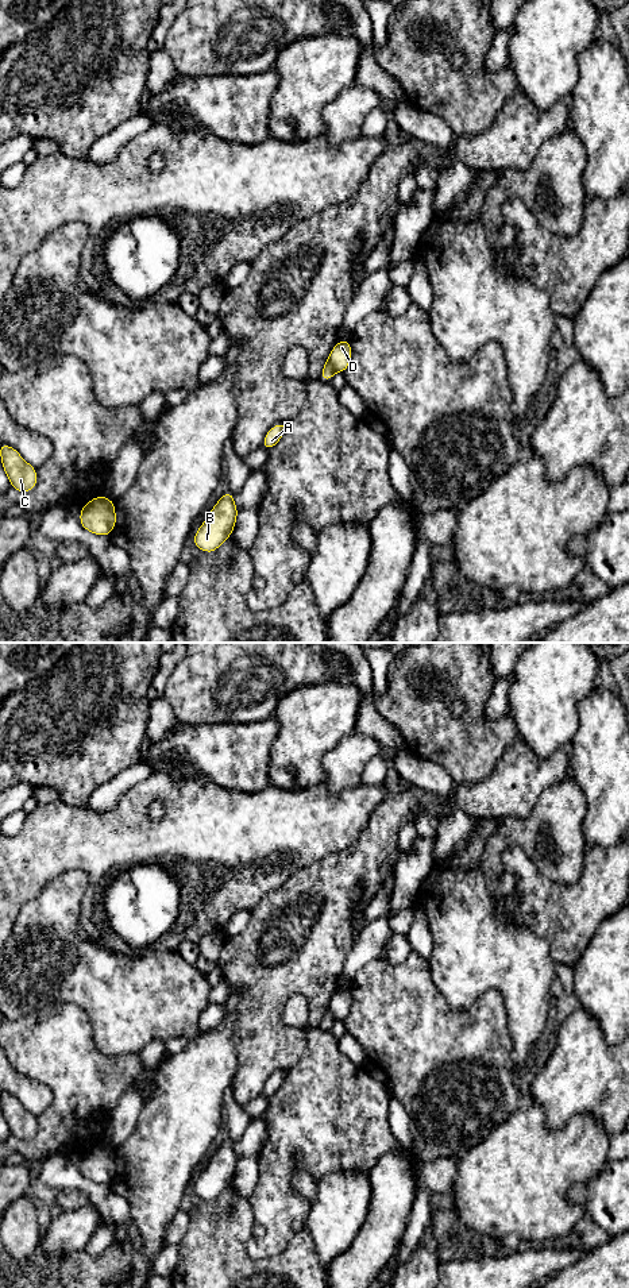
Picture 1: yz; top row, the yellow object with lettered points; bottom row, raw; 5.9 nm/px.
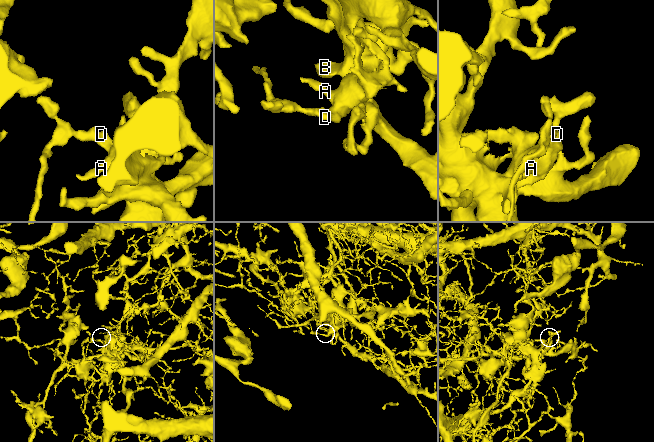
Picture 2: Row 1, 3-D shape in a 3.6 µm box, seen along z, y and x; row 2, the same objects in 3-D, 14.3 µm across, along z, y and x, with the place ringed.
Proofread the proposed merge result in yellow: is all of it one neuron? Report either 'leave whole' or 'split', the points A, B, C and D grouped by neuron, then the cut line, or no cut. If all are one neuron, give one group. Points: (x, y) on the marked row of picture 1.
split; A / B C D; cut in yz along (328, 359), (334, 371)

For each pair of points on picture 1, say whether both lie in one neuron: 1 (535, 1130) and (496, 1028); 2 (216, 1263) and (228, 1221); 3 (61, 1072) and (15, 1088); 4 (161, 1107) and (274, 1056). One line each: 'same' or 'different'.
1: different
2: same
3: different
4: different

